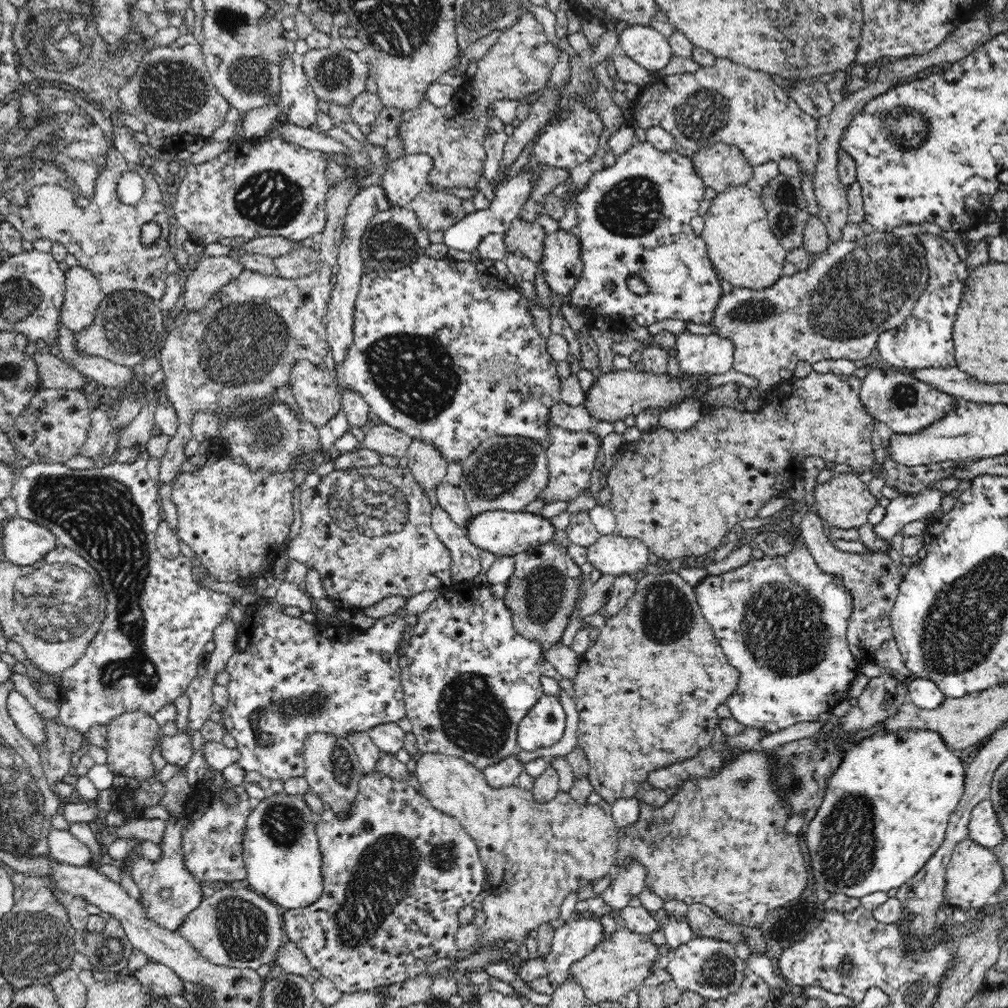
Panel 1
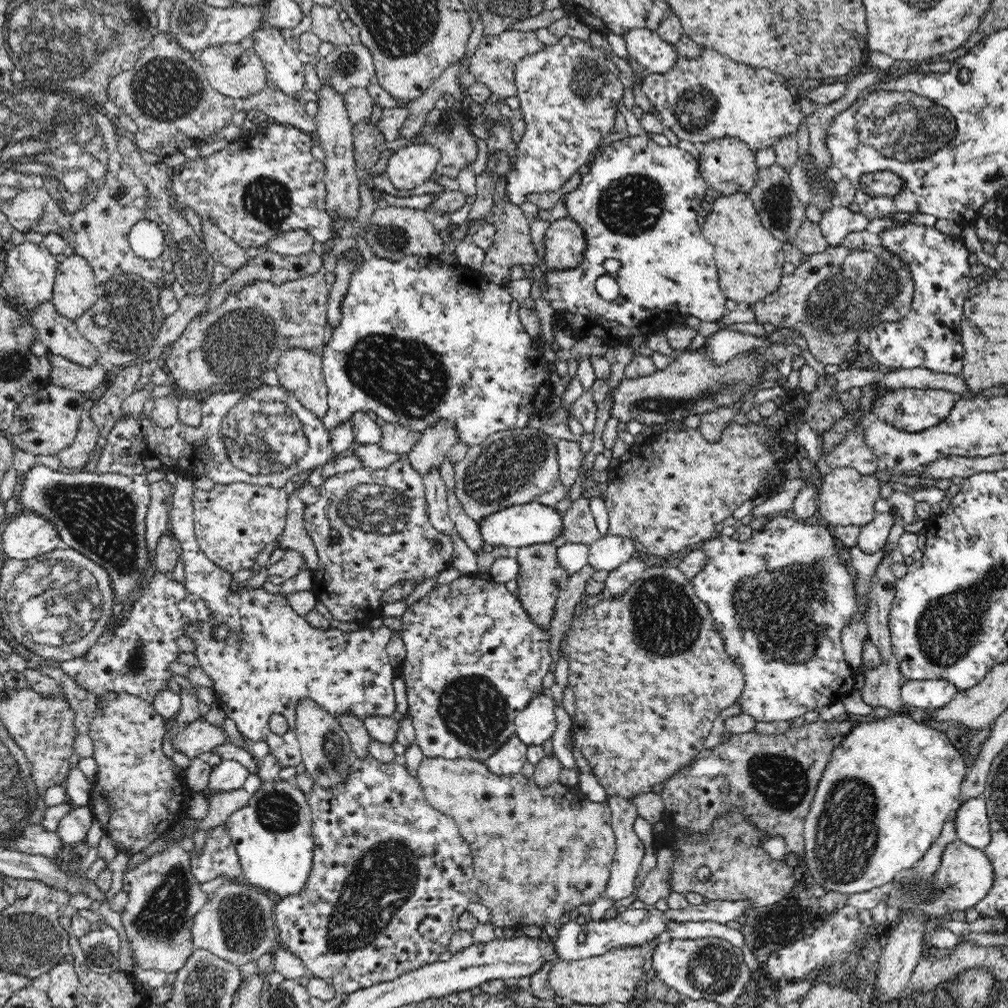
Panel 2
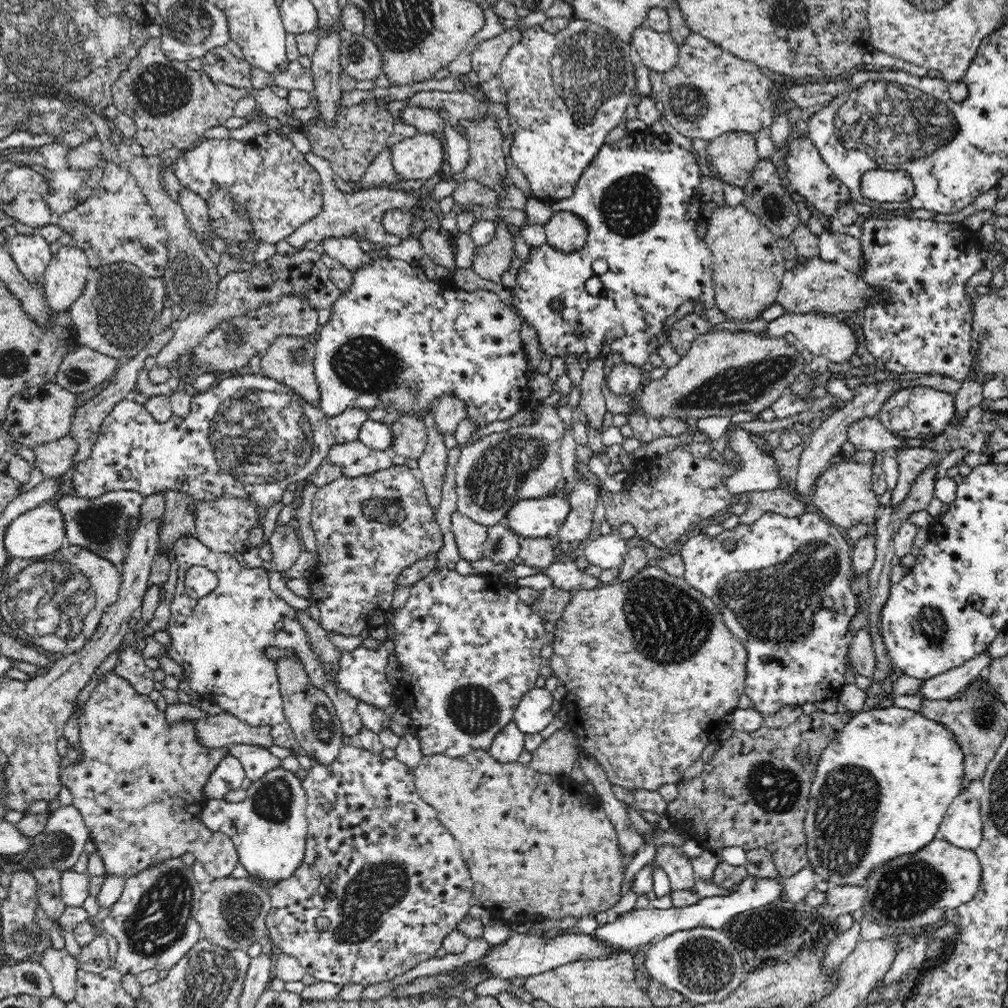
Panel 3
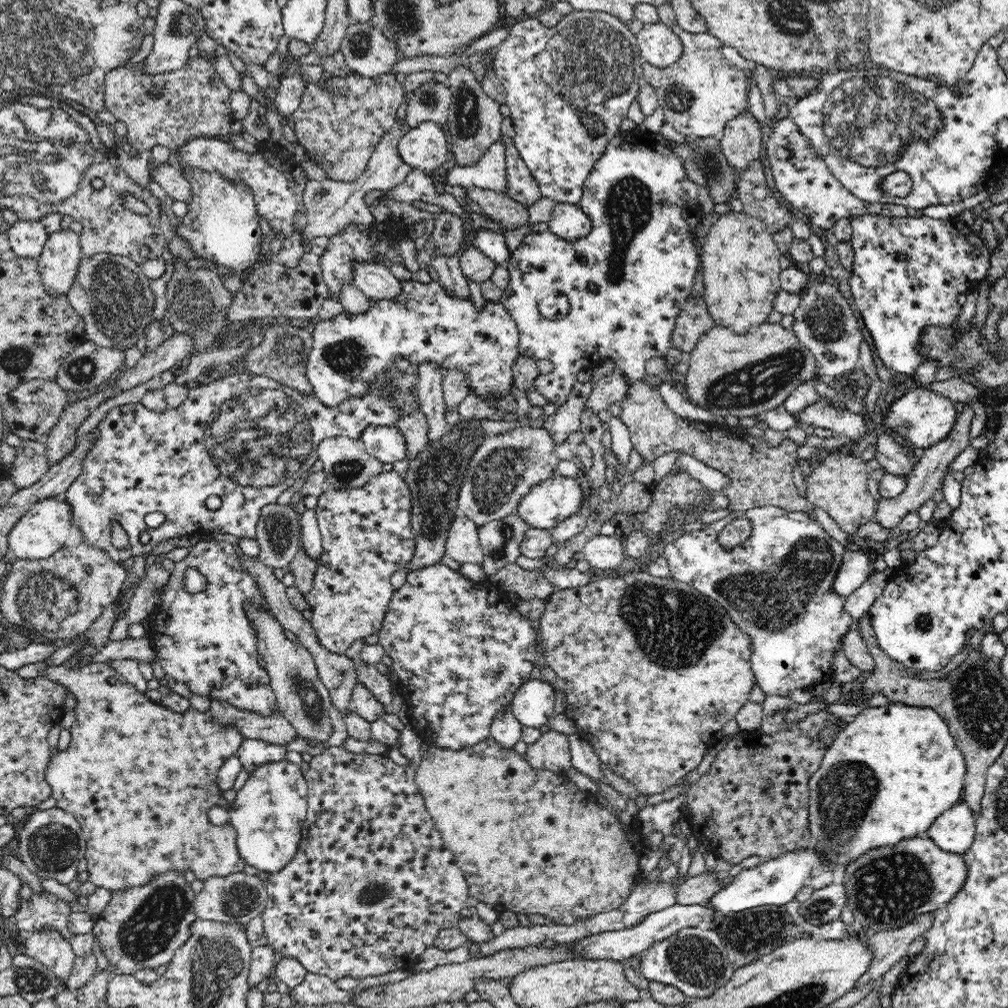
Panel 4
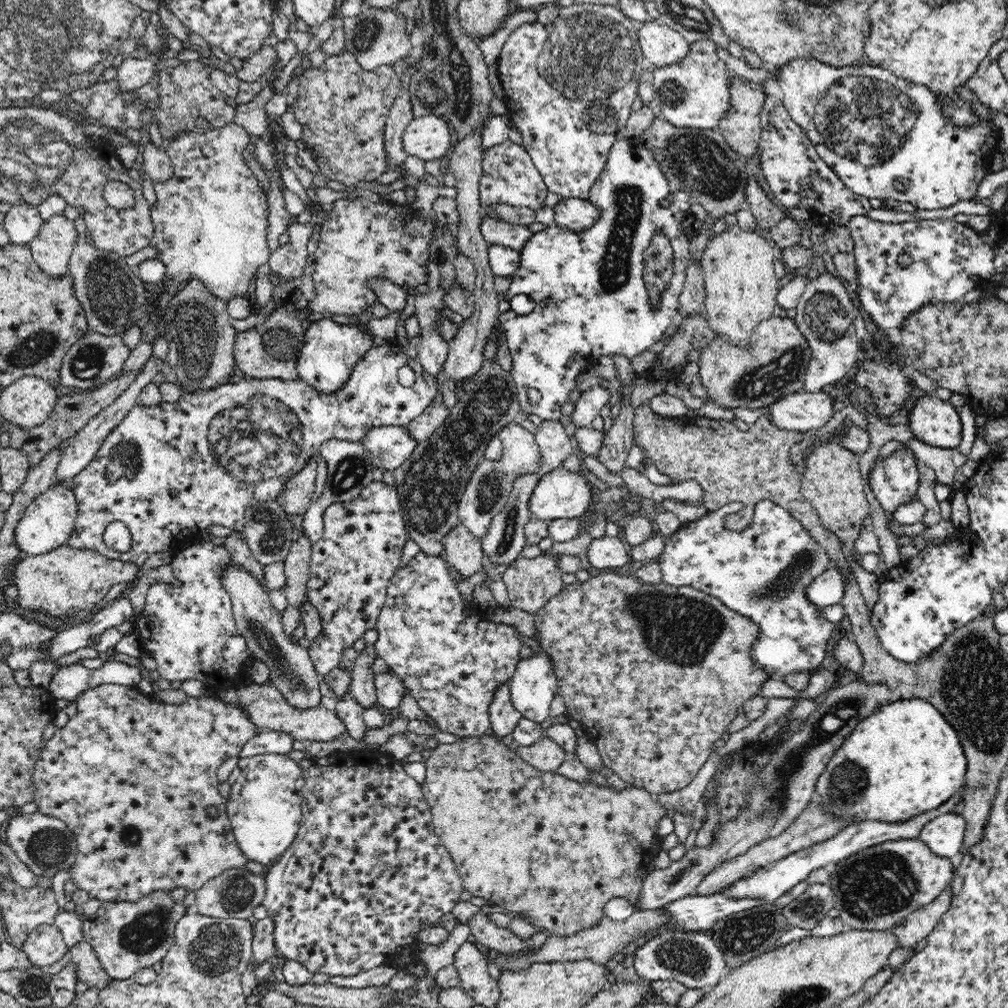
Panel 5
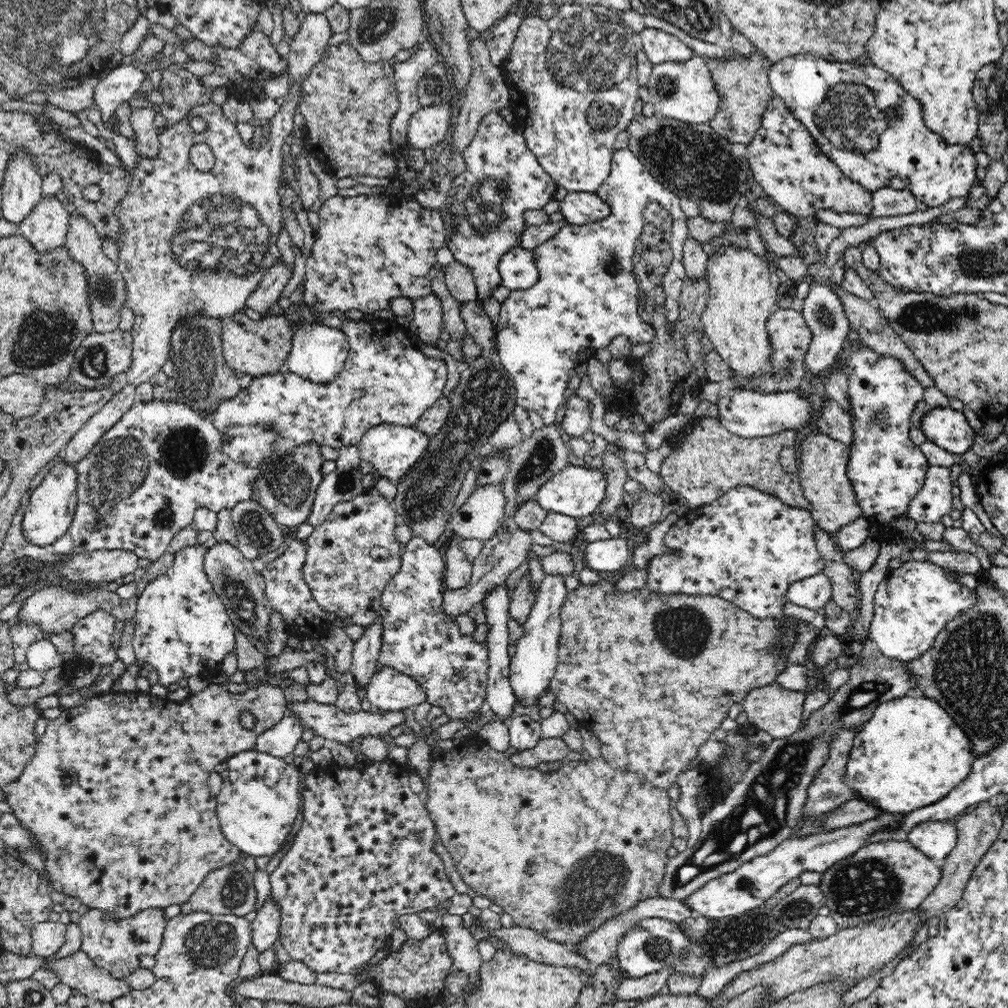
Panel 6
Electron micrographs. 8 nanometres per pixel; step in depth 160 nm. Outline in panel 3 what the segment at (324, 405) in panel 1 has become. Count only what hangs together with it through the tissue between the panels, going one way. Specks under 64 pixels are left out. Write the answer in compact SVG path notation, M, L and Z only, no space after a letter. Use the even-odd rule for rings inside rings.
M284 335L275 338L273 344L270 345L270 350L262 356L262 370L266 373L267 378L288 386L295 394L304 398L306 402L320 408L320 387L318 387L316 375L314 375L315 345L315 341L308 338Z

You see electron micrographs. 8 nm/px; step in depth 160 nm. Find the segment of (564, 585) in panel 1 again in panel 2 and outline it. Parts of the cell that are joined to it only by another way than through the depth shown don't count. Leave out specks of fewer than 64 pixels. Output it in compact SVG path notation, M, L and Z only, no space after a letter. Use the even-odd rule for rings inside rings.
M553 543L523 546L512 553L517 557L519 566L516 597L522 603L522 608L526 610L530 620L534 621L534 625L548 633L555 615L559 588L565 580L569 579L570 574L566 569L561 568L557 559L557 548Z

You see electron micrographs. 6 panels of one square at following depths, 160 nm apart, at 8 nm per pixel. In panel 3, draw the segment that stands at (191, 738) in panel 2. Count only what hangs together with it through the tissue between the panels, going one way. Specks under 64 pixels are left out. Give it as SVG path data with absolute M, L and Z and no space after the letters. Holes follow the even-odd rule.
M224 712L205 719L194 720L194 732L198 743L210 749L219 749L233 744L272 745L271 727L254 727Z

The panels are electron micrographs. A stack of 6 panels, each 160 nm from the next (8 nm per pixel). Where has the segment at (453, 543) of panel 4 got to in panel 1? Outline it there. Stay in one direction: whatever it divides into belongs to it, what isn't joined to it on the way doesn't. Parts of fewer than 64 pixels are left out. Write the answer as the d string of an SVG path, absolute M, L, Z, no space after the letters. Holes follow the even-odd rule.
M442 480L436 488L436 499L438 499L439 508L450 515L452 522L463 528L466 527L473 514L460 487Z

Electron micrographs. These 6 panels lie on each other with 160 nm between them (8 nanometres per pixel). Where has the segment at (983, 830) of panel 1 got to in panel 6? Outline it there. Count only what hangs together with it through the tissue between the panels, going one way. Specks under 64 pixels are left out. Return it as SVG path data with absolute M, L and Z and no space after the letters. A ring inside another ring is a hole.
M926 821L908 834L907 842L943 867L958 842L958 830L948 821Z

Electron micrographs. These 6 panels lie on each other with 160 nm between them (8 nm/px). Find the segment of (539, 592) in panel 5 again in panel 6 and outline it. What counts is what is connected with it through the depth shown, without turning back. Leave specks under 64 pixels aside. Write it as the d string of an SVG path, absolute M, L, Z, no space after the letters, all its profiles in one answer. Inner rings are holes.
M528 569L527 573L520 578L520 581L513 589L509 589L506 586L508 592L509 614L514 620L520 622L520 624L524 624L525 620L529 617L530 611L532 610L534 603L536 603L535 598L539 591L540 584L534 584L531 579L530 571Z

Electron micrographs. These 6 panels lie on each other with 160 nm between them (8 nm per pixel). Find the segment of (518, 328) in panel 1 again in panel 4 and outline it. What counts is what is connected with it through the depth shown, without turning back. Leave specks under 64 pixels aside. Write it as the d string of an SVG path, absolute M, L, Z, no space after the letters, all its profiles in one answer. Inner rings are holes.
M399 279L400 281L400 294L396 298L369 298L368 297L368 310L366 312L360 312L360 314L352 314L347 310L343 310L340 314L334 316L334 318L326 320L316 320L313 322L313 327L311 328L311 333L313 334L313 347L310 352L308 366L306 366L306 374L308 374L308 379L312 389L314 390L314 397L324 404L324 406L329 406L334 408L345 402L347 399L352 397L364 398L367 394L384 394L384 388L386 388L386 378L388 378L388 372L392 368L396 368L396 360L404 359L412 365L420 366L420 364L431 364L435 368L439 368L441 371L448 370L460 370L467 379L469 385L469 393L476 395L476 397L481 398L486 401L486 403L500 402L504 400L512 390L514 390L514 378L513 378L513 366L519 358L519 330L516 321L512 318L510 311L500 302L494 302L493 300L484 300L484 304L481 308L476 307L472 301L471 296L468 298L450 297L444 291L444 287L439 283L439 281L430 281L429 283L423 283L418 280L409 279Z

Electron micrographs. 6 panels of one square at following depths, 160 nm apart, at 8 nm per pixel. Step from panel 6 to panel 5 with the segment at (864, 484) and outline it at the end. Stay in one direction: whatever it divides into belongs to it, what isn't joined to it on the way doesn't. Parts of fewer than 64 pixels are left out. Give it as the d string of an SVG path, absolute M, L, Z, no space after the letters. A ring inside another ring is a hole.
M864 360L858 366L856 385L860 389L870 388L872 398L869 401L876 403L878 413L884 418L896 412L910 396L910 380L897 364ZM905 446L889 458L875 464L869 478L872 493L884 510L894 512L901 504L915 501L919 488L917 457Z

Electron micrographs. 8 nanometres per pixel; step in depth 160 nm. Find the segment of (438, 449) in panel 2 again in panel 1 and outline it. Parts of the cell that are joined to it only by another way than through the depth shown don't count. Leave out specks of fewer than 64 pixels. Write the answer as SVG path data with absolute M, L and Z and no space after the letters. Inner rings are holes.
M412 441L406 451L407 467L428 496L446 476L448 463L434 445Z

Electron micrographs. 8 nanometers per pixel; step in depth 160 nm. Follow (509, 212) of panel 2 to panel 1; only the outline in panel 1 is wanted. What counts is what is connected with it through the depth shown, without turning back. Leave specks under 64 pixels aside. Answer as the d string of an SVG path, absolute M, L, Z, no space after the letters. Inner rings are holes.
M518 216L512 221L504 238L510 254L526 256L539 264L547 234L547 230L537 221L528 222Z

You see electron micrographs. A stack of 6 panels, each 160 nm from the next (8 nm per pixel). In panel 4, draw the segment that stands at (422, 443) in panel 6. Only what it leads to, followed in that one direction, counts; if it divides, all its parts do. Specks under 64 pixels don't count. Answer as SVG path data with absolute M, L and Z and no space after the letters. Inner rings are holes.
M368 426L362 432L361 441L372 456L384 463L406 459L406 443L396 427Z

